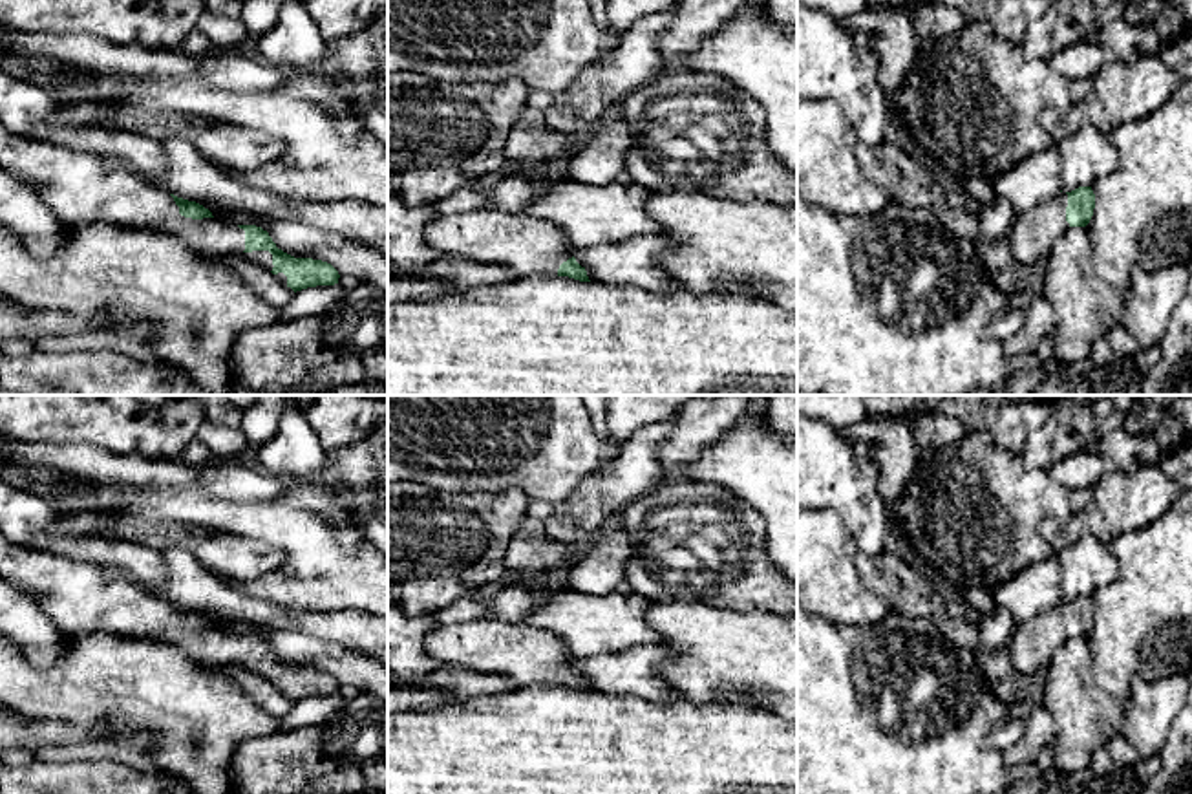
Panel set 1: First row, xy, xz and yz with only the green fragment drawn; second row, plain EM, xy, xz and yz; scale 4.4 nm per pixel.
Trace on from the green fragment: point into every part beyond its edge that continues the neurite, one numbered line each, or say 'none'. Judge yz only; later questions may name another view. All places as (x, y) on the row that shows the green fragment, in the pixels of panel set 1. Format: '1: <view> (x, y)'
1: yz (1033, 233)

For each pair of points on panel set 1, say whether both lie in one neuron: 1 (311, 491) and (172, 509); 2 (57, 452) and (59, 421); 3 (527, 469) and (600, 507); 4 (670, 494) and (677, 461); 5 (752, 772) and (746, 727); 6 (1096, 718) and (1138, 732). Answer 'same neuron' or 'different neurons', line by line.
1: different neurons
2: different neurons
3: different neurons
4: different neurons
5: same neuron
6: different neurons

